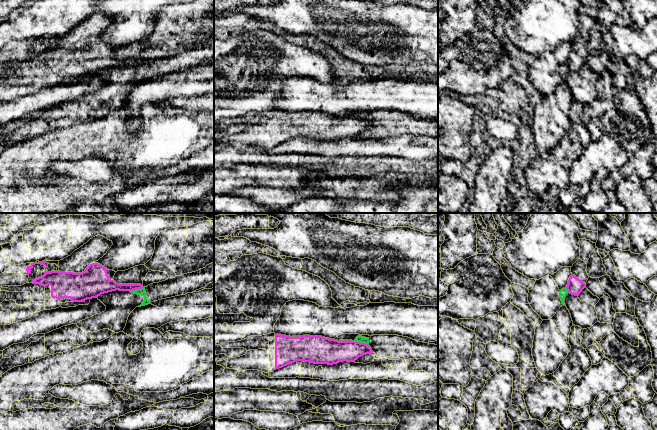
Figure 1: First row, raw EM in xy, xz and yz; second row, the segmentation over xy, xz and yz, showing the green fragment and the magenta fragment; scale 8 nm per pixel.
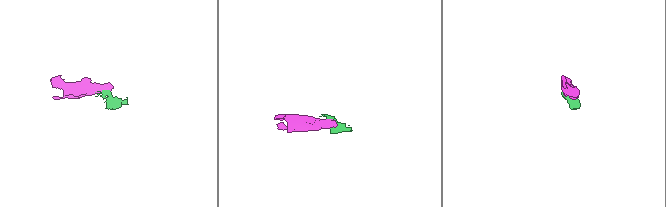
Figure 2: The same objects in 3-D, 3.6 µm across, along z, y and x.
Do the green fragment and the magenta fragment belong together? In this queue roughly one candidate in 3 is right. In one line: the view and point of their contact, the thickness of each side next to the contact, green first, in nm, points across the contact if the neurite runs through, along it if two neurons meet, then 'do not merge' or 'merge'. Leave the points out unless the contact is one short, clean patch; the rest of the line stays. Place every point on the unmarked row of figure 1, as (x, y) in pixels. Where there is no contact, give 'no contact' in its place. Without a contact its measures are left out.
meets green in xy at (137, 65); 50 nm thick on the green side, 110 nm on the other; border along xy (144, 63), (130, 67); do not merge

